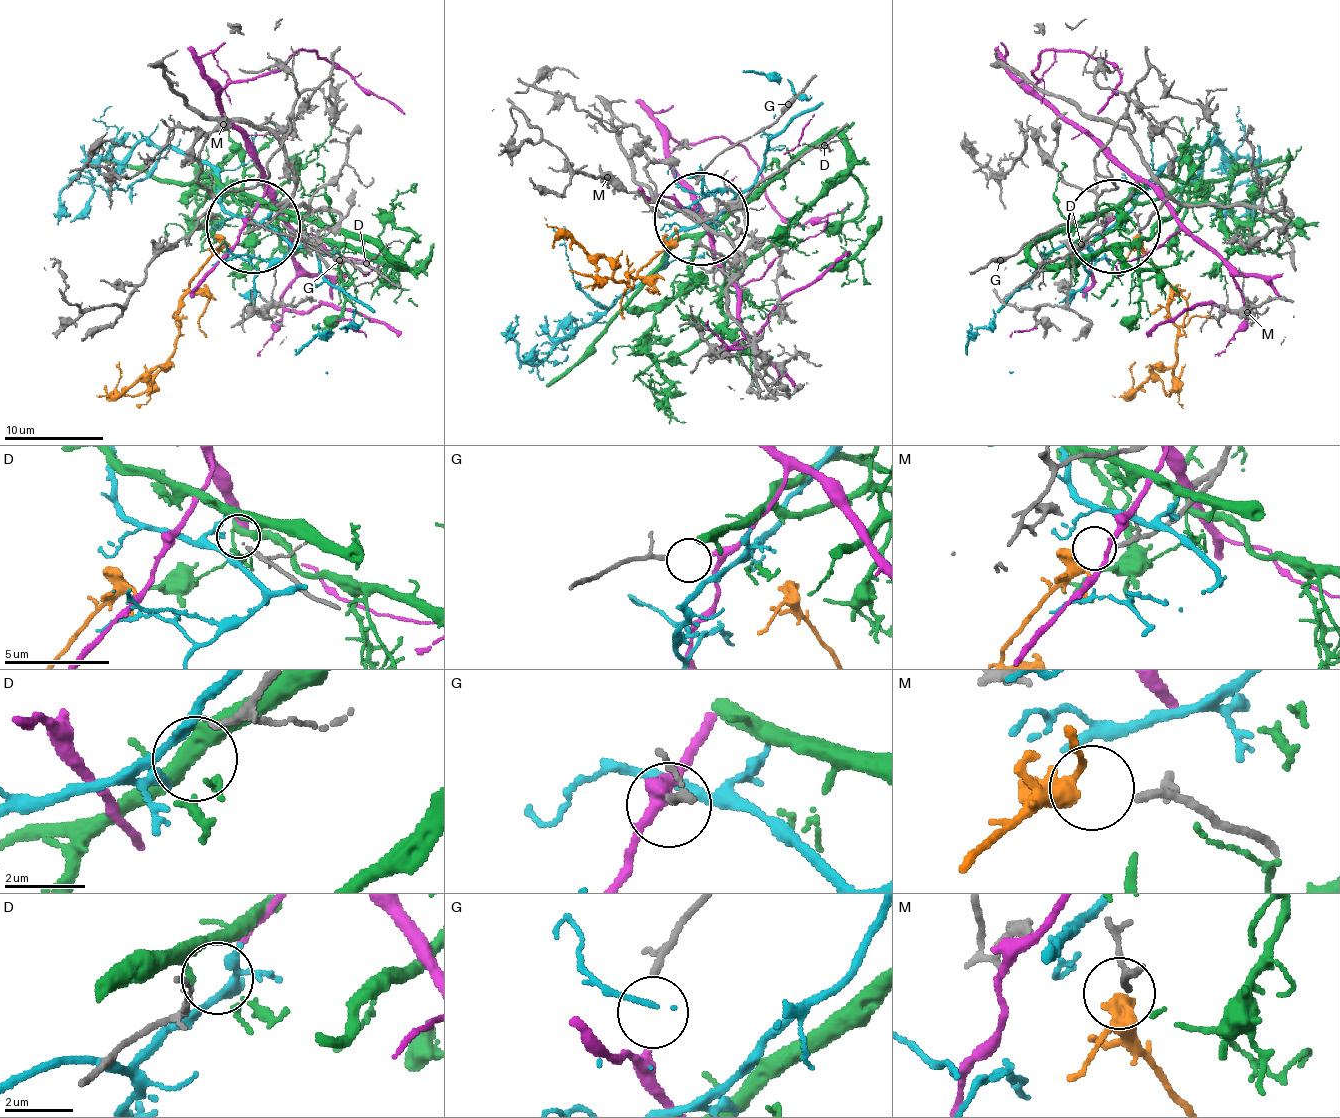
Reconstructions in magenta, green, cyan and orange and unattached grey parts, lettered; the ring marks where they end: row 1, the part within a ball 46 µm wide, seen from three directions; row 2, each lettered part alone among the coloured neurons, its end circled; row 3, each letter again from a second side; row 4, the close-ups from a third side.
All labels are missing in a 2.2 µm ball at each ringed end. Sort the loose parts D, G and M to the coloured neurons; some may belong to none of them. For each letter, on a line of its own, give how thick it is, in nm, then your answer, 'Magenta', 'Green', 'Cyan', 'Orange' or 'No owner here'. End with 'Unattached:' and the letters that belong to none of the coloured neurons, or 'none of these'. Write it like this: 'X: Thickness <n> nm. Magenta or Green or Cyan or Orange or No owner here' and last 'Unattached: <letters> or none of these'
D: Thickness 190 nm. Cyan
G: Thickness 170 nm. Magenta
M: Thickness 150 nm. Orange
Unattached: none of these

